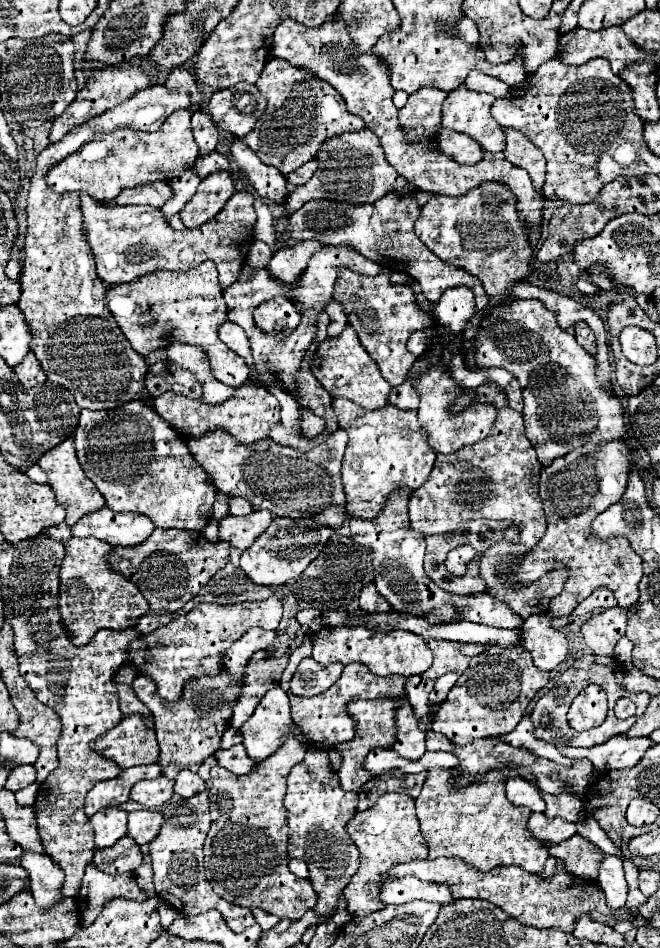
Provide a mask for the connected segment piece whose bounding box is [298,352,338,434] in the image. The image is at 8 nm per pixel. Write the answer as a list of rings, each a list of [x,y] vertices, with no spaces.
[[[310,352],[300,368],[300,388],[302,388],[302,404],[306,404],[312,412],[320,414],[322,418],[326,418],[328,426],[326,426],[326,432],[332,434],[338,430],[338,420],[336,420],[336,414],[334,414],[334,408],[332,408],[332,396],[326,392],[324,386],[318,384],[316,376],[312,376],[312,370],[310,370],[310,362],[314,358],[314,352]]]

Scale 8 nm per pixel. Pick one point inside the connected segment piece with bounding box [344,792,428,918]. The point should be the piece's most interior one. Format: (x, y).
(386, 834)

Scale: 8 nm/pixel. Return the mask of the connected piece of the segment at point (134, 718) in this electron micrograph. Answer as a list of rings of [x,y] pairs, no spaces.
[[[142,714],[126,716],[116,728],[100,736],[92,748],[112,758],[120,768],[154,764],[158,760],[156,730],[146,726]]]

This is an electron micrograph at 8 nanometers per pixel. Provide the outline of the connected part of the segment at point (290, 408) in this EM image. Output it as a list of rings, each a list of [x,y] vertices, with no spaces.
[[[268,387],[267,390],[278,400],[280,410],[280,421],[282,425],[293,430],[298,423],[299,409],[294,397],[286,392],[282,392],[279,388]]]

